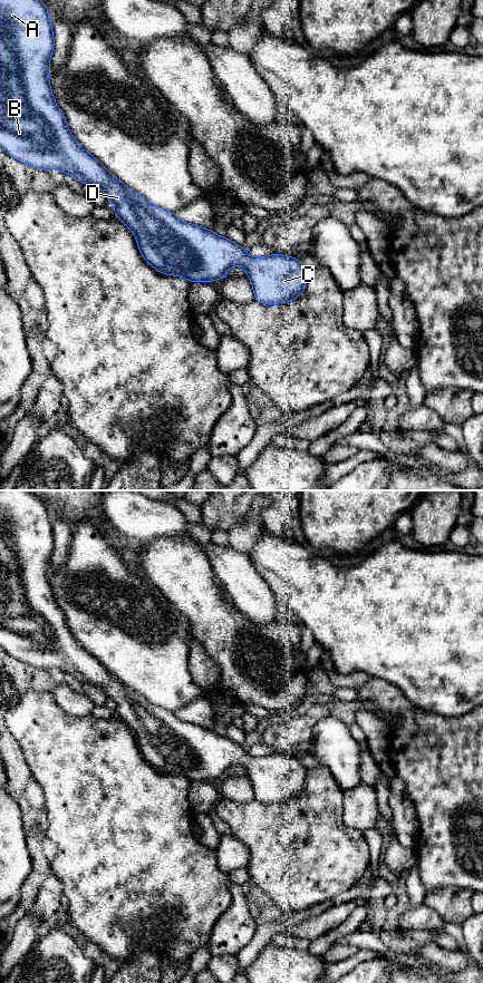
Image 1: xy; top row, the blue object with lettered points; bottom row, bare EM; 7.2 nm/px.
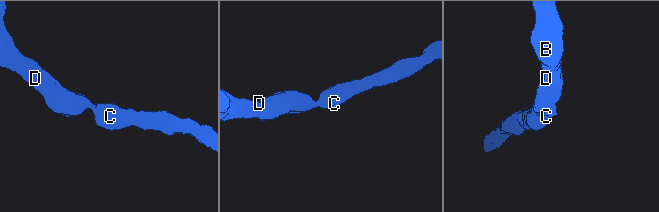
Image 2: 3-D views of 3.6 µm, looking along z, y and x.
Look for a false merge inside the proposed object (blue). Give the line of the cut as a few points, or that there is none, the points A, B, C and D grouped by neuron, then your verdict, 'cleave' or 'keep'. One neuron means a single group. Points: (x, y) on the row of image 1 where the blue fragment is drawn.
cut none; groups A B C D; keep

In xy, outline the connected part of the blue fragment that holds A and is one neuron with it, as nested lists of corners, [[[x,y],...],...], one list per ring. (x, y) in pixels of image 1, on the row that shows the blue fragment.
[[[0,0],[0,147],[25,164],[45,171],[59,169],[73,175],[83,185],[104,191],[108,203],[115,207],[115,216],[134,233],[144,260],[161,273],[182,276],[191,283],[212,282],[223,279],[230,267],[241,265],[251,280],[255,301],[276,304],[299,298],[308,278],[300,260],[283,254],[251,257],[236,243],[211,230],[182,222],[174,212],[151,204],[83,149],[69,132],[49,85],[54,43],[44,1]]]

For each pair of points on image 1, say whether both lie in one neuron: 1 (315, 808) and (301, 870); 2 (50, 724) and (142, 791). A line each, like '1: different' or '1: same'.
1: same
2: same

